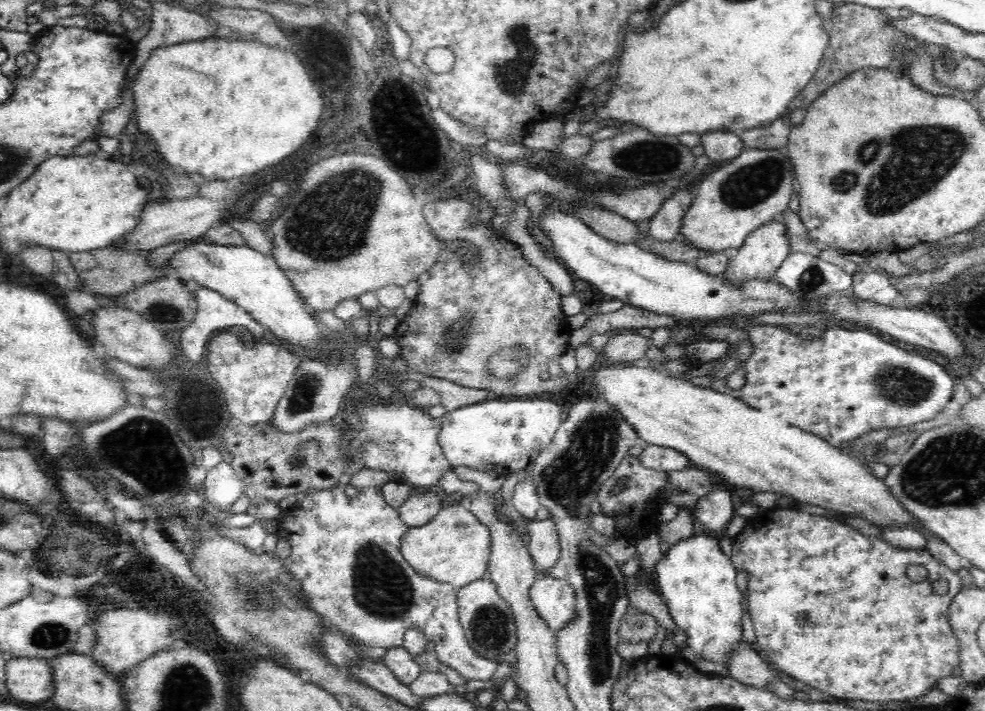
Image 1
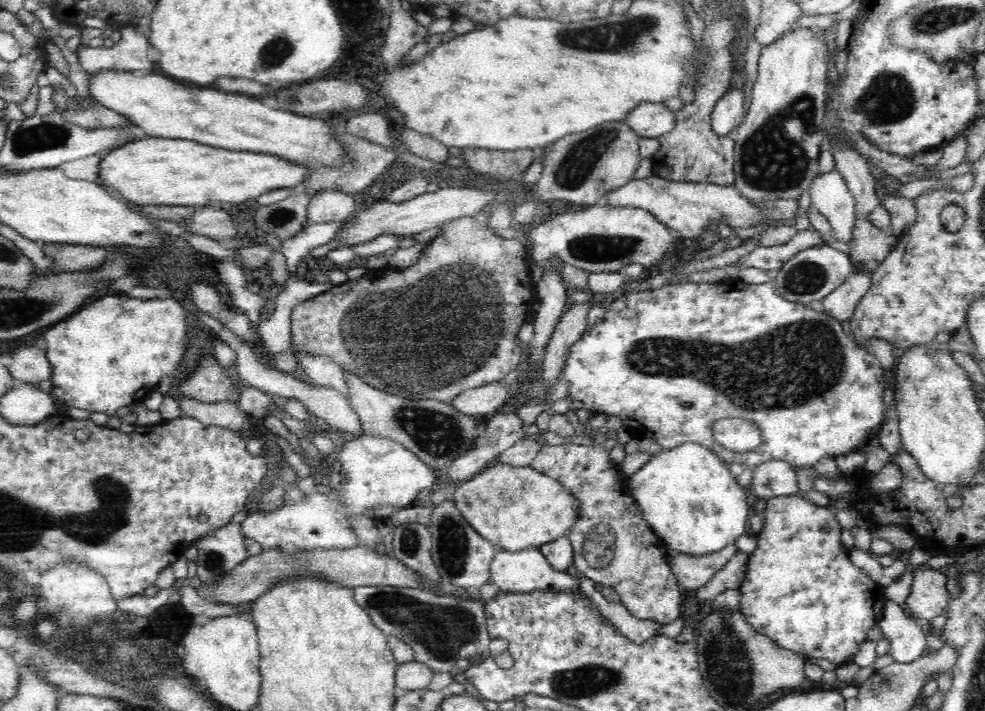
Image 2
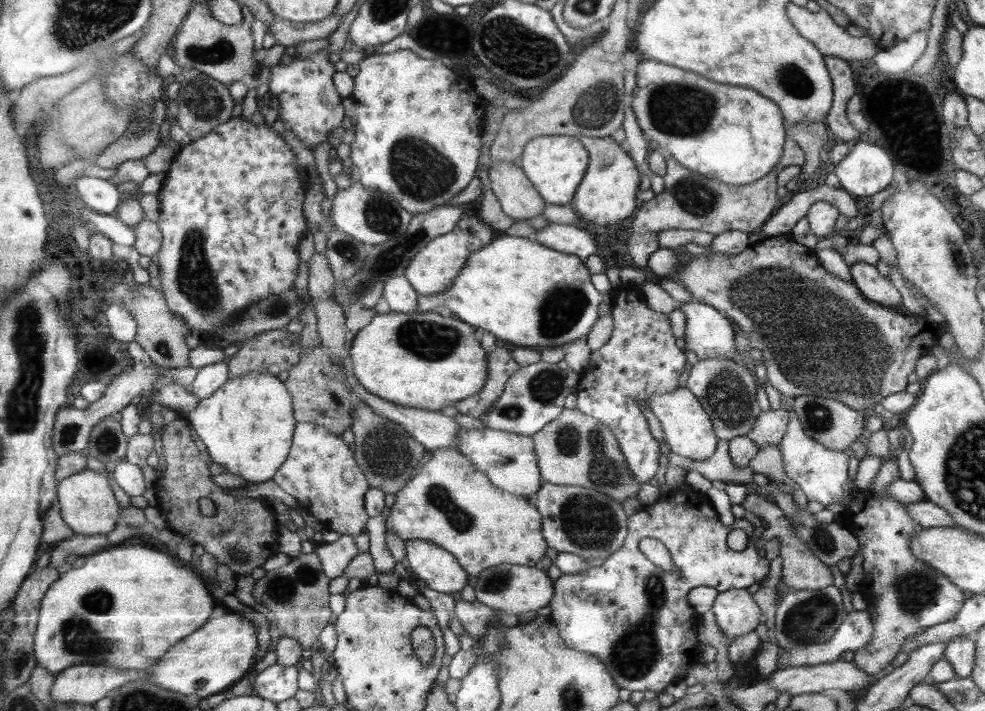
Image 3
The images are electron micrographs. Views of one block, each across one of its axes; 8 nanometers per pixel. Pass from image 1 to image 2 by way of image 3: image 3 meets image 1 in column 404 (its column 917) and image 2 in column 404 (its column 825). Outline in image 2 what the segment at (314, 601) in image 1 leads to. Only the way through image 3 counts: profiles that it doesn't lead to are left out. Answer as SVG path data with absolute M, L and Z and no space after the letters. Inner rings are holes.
M363 433L361 437L354 437L350 442L343 444L340 452L335 456L341 462L340 474L343 476L344 482L332 488L332 494L320 494L319 491L308 495L294 494L292 499L278 510L249 514L241 522L243 535L254 538L266 551L276 548L288 548L288 546L300 551L350 548L361 544L348 522L350 516L364 514L366 510L379 509L381 506L385 506L385 508L387 506L398 507L400 510L408 504L413 504L422 490L436 488L436 484L440 483L436 477L438 471L434 470L434 467L430 467L430 465L421 461L416 454L390 437L376 437Z

